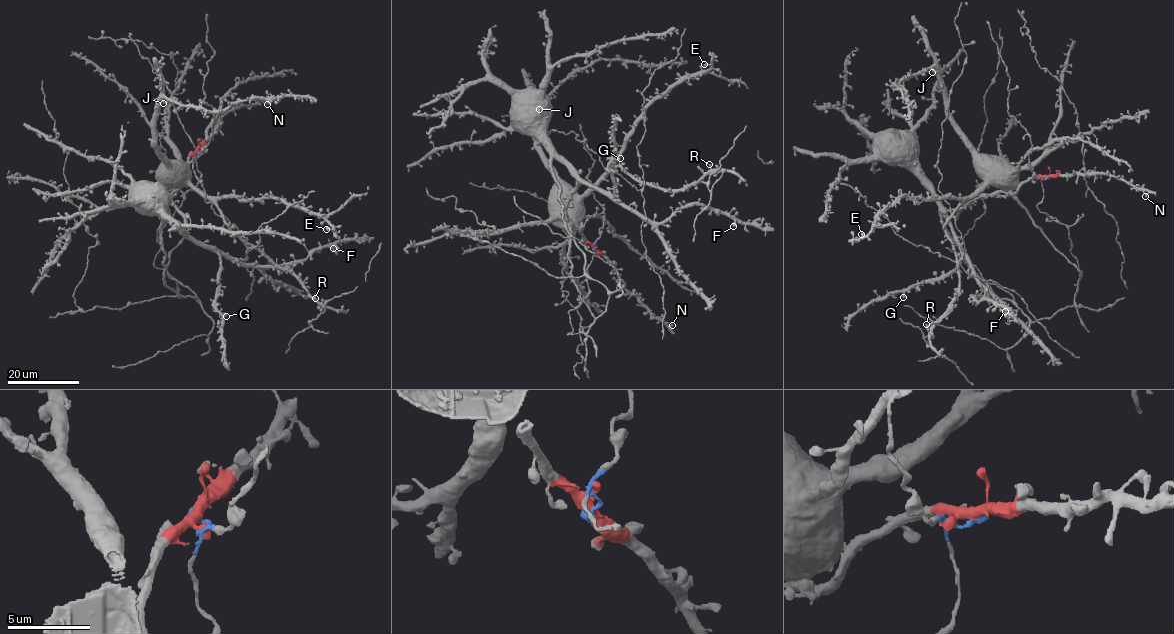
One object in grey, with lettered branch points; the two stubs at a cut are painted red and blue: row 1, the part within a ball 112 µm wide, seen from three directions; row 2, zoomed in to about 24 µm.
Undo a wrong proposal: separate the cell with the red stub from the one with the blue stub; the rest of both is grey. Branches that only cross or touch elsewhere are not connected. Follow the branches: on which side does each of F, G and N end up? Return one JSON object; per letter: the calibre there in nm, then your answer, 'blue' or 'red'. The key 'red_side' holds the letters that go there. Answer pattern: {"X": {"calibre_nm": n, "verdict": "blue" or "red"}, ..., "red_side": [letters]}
{"F": {"calibre_nm": 600, "verdict": "red"}, "G": {"calibre_nm": 550, "verdict": "red"}, "N": {"calibre_nm": 360, "verdict": "red"}, "red_side": ["F", "G", "N"]}

